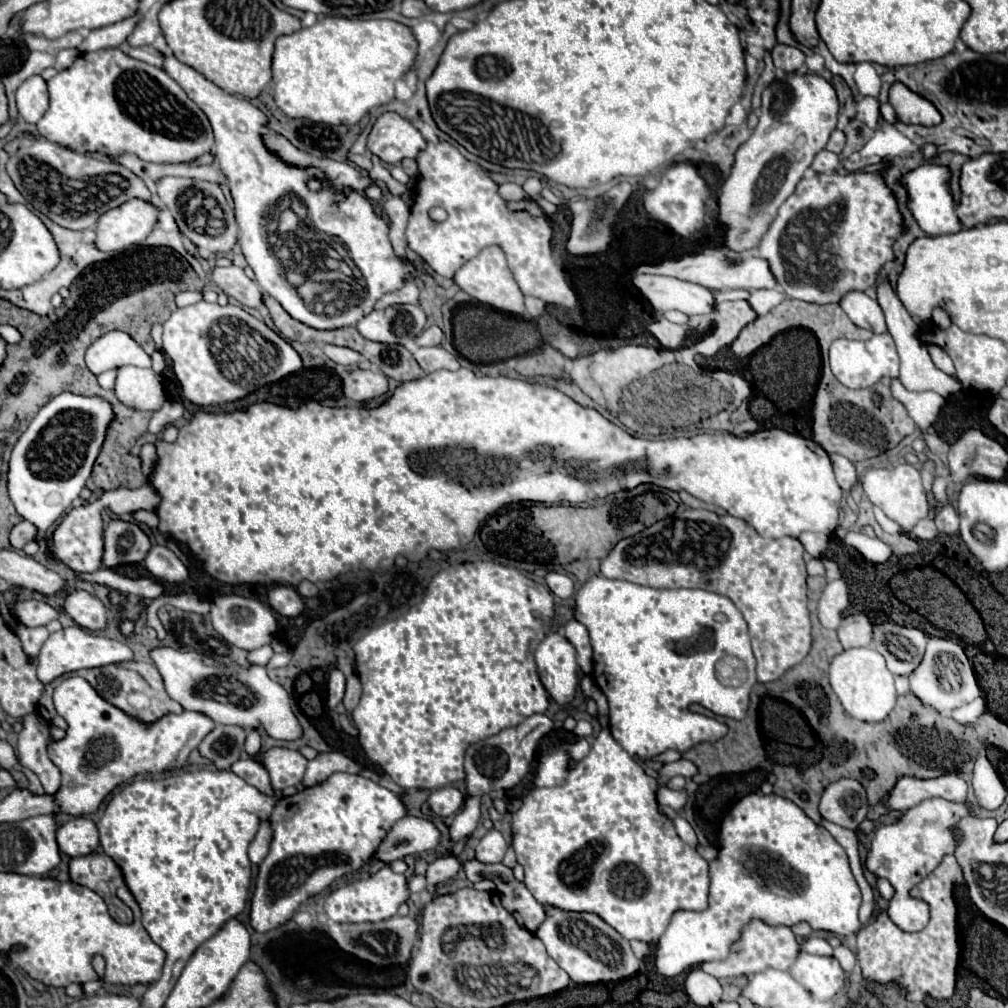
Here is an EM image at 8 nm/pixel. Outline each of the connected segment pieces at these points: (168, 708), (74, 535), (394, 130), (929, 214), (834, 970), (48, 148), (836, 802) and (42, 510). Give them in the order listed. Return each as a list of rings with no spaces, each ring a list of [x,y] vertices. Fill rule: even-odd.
[[[131,662],[131,664],[109,664],[103,668],[91,668],[91,670],[81,670],[77,674],[85,674],[85,680],[89,684],[93,684],[93,688],[97,690],[97,694],[101,698],[105,698],[109,704],[113,704],[115,708],[123,710],[125,714],[141,720],[141,722],[155,722],[165,714],[175,714],[175,712],[183,712],[183,708],[171,700],[163,688],[163,680],[157,672],[157,668],[153,668],[153,664],[147,662]],[[129,694],[133,694],[133,706],[129,702]],[[139,698],[141,704],[135,700]]]
[[[91,504],[73,508],[53,530],[53,546],[49,552],[71,570],[95,572],[103,566],[103,518],[101,512],[95,512]]]
[[[387,112],[377,118],[367,148],[383,162],[399,164],[403,158],[415,158],[425,148],[425,138],[403,116]]]
[[[921,164],[915,170],[903,174],[899,178],[899,184],[907,190],[907,206],[919,228],[927,236],[939,236],[939,234],[951,234],[961,228],[959,218],[955,216],[953,208],[953,194],[951,194],[951,168],[943,164]]]
[[[801,952],[791,966],[793,978],[815,998],[833,998],[845,984],[845,972],[833,956]]]
[[[49,140],[21,144],[7,162],[7,174],[35,210],[69,230],[91,228],[103,212],[117,208],[131,198],[151,200],[151,192],[145,182],[125,166],[107,158],[73,152]]]
[[[849,778],[829,784],[821,796],[819,812],[831,822],[855,830],[869,812],[865,788],[857,780]]]
[[[63,392],[37,412],[27,430],[15,442],[7,474],[9,498],[15,510],[37,526],[35,541],[40,545],[47,545],[46,538],[50,536],[57,520],[79,498],[111,420],[111,404],[103,398]]]

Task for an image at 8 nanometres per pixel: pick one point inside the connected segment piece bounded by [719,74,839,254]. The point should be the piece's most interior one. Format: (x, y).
(799, 111)

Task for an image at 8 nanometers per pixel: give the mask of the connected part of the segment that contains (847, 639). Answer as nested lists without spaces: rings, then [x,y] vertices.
[[[865,614],[845,616],[837,628],[837,638],[845,650],[869,646],[871,644],[871,626],[873,626],[873,622]]]

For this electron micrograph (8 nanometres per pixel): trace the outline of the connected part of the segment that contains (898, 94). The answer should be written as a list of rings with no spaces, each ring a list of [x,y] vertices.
[[[893,82],[889,88],[889,104],[895,110],[897,122],[903,124],[923,124],[923,126],[937,126],[941,124],[941,114],[937,108],[925,100],[921,94],[909,90],[901,82]]]

